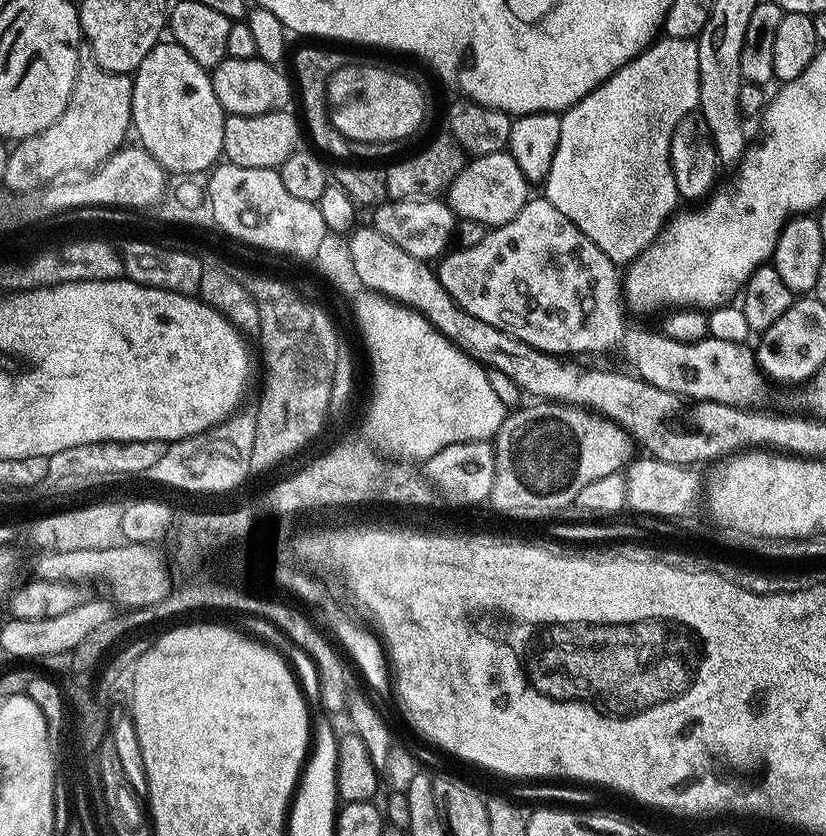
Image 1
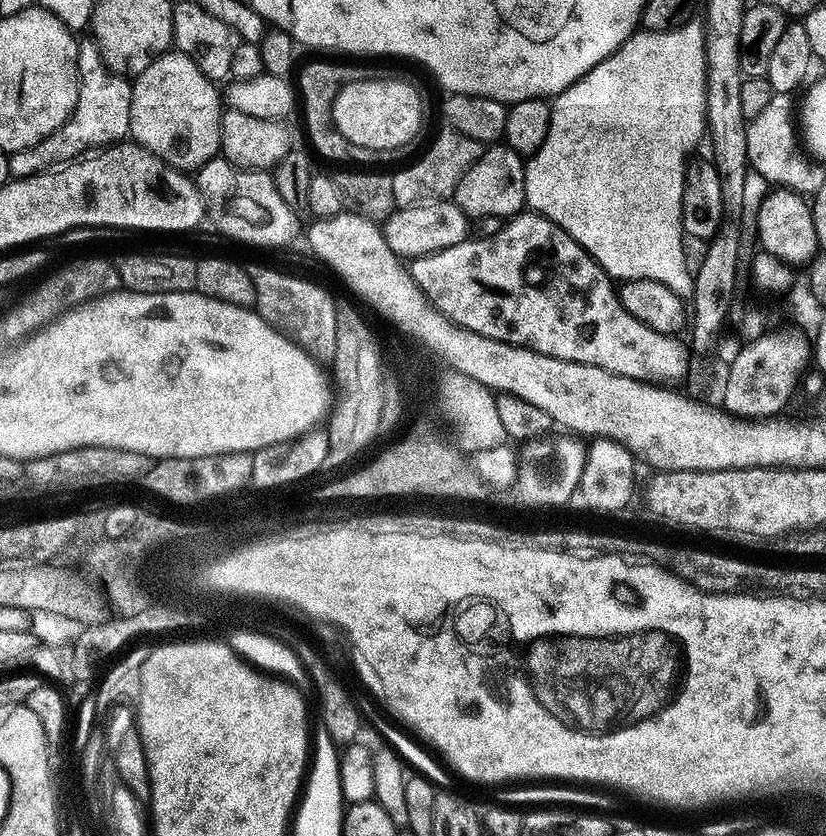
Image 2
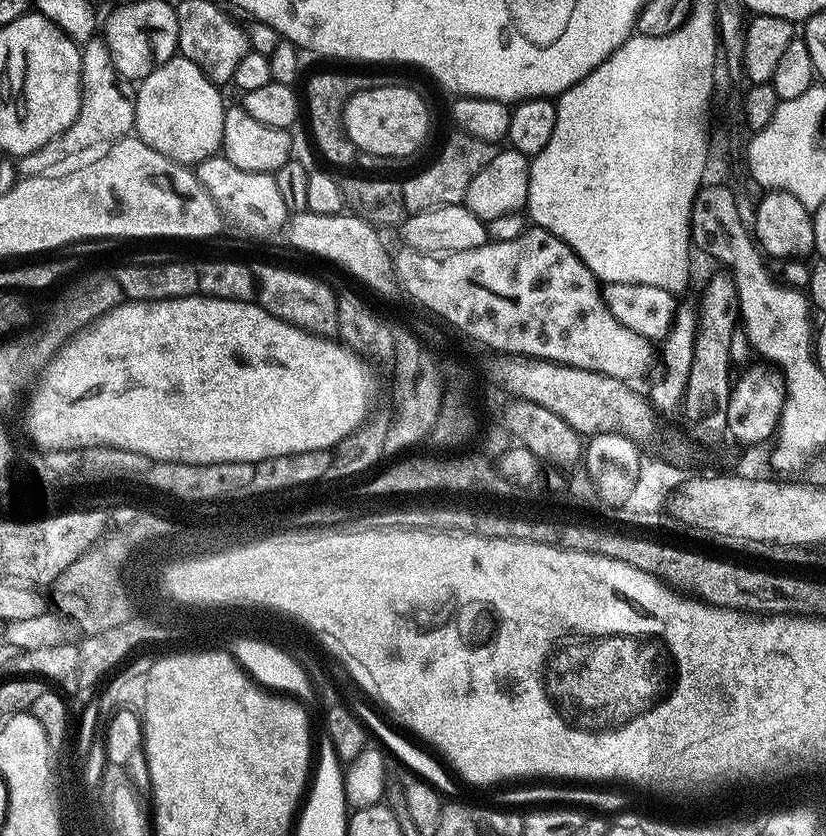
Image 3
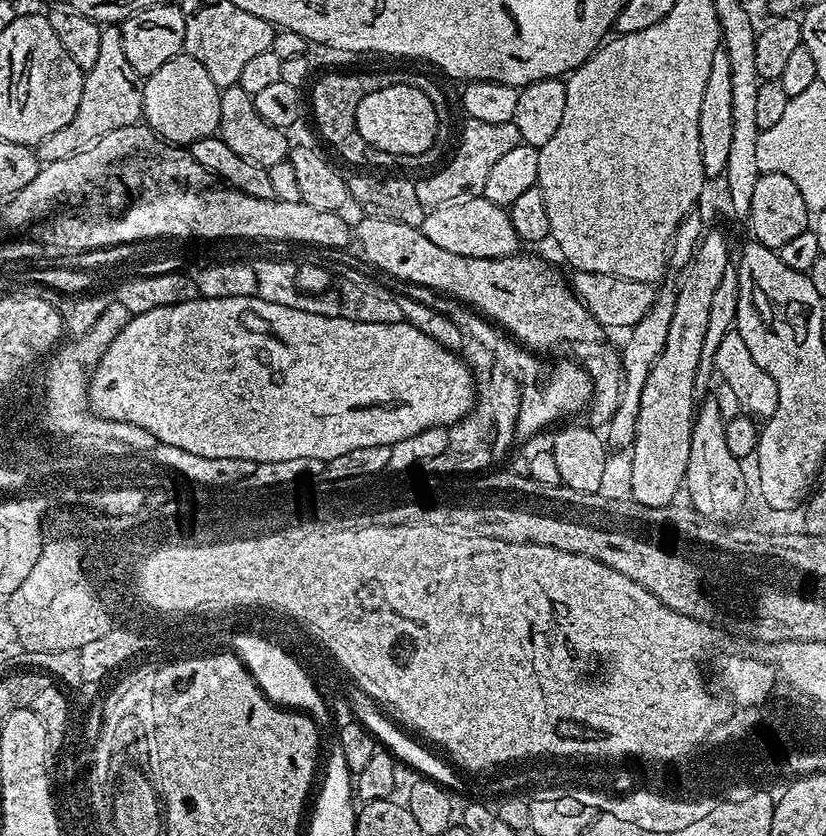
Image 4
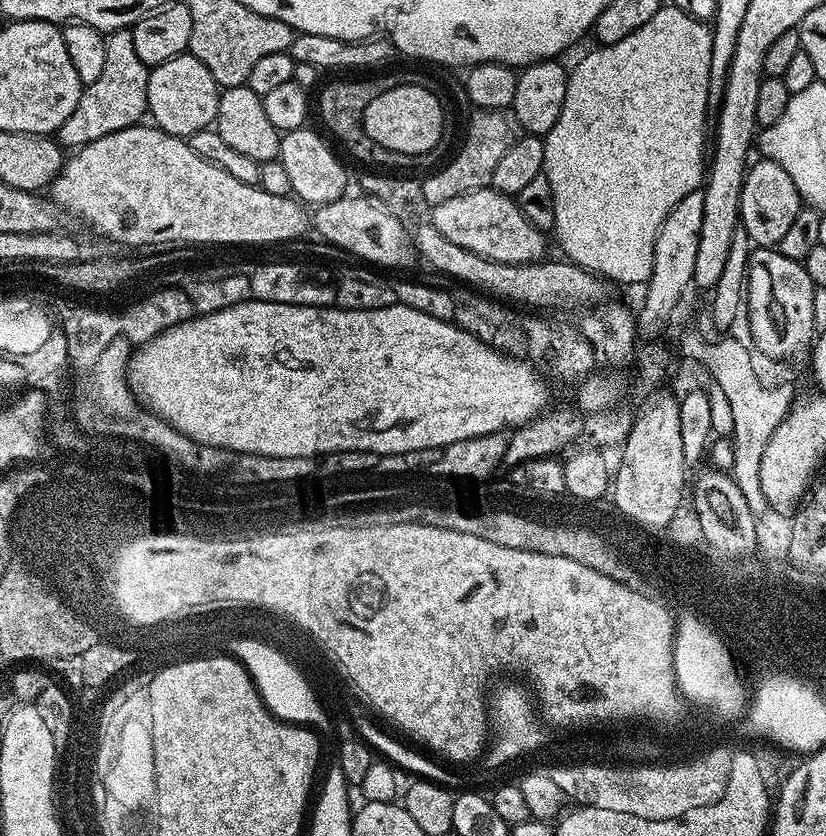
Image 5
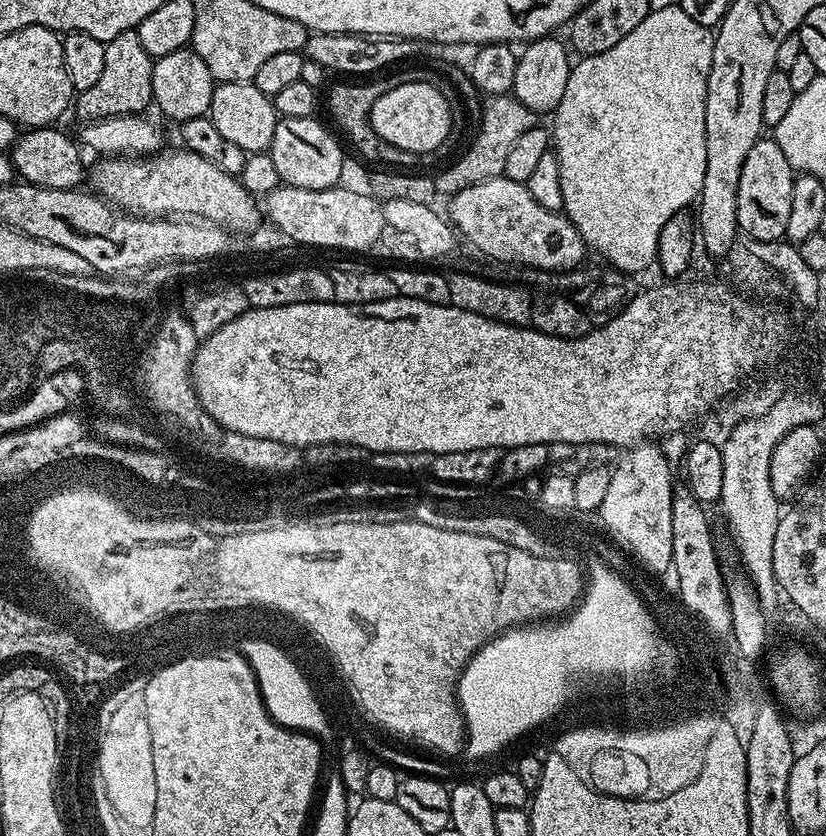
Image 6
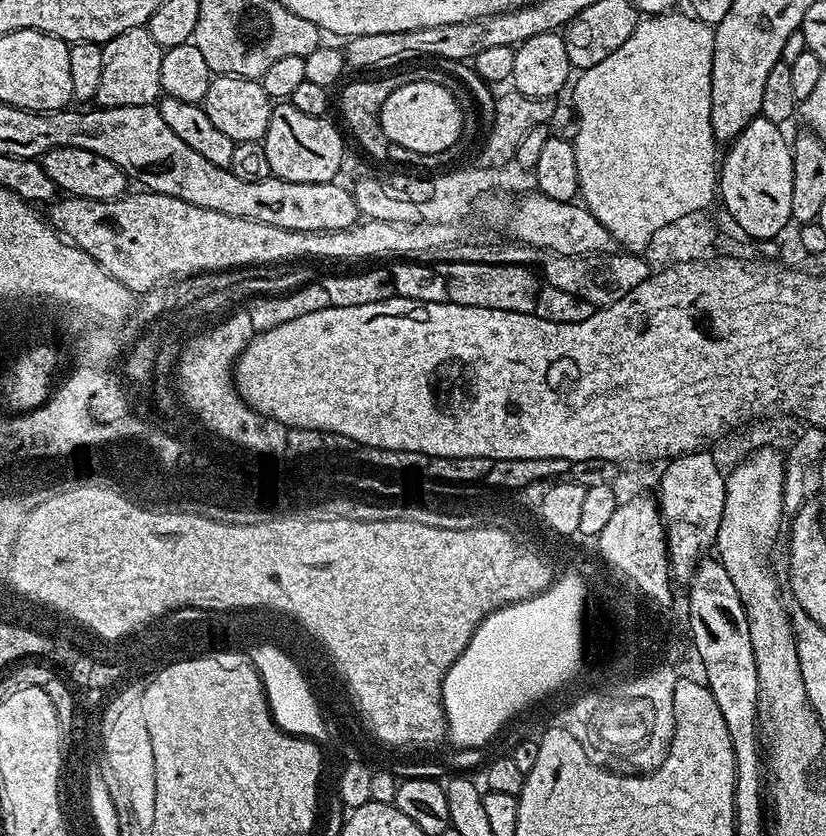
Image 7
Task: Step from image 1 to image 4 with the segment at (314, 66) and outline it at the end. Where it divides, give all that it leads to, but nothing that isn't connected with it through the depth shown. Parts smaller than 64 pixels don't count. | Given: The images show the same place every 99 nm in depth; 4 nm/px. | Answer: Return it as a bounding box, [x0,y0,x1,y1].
[312,72,421,170]

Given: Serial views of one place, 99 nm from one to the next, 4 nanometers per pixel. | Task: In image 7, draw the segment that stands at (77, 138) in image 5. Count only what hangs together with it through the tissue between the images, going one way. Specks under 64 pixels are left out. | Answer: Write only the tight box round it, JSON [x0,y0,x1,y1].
[95,27,165,108]

